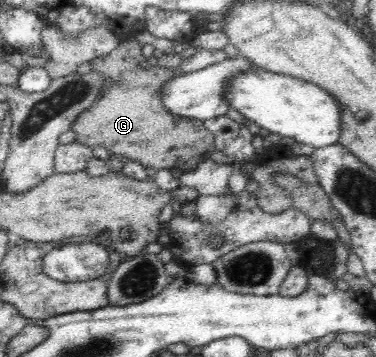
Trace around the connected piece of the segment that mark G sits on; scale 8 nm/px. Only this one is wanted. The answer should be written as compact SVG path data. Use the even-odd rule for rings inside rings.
M136 38L119 44L119 46L107 56L96 58L92 61L92 72L110 77L110 82L104 86L98 100L84 112L80 112L70 130L76 133L76 143L88 145L93 149L96 146L107 148L110 154L130 160L138 160L146 168L154 170L170 169L174 173L194 170L198 164L213 157L216 153L215 138L209 132L202 121L190 118L178 118L175 114L168 113L162 103L160 88L177 76L175 70L156 68L147 63L142 63L143 46Z

